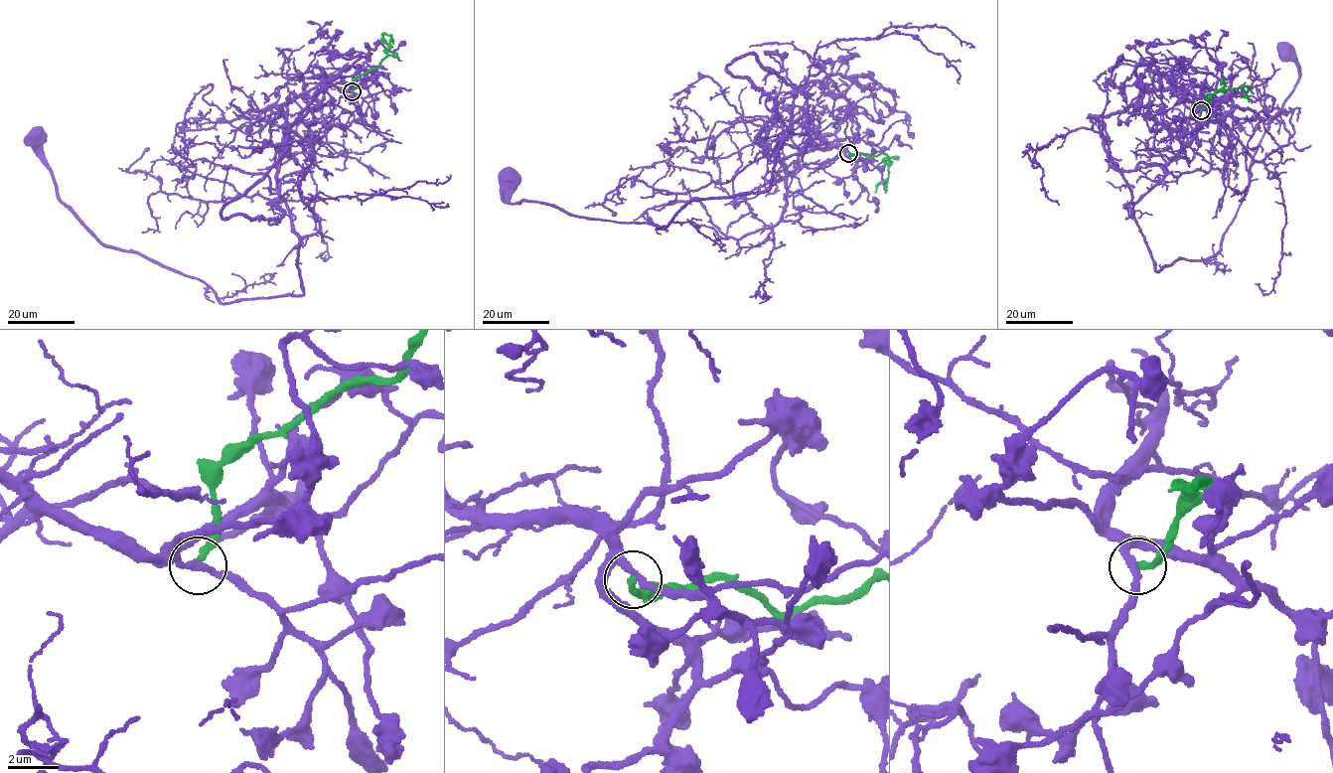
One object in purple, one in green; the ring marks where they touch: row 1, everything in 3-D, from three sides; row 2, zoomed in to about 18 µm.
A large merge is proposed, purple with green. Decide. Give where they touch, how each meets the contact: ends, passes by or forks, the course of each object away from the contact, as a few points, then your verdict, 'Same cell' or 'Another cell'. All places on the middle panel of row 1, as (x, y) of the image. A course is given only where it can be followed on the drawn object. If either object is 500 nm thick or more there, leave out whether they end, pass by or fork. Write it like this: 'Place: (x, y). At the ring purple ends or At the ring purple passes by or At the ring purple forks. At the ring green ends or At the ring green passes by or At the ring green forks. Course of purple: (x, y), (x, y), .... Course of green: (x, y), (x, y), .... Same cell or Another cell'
Place: (848, 153). At the ring purple passes by. At the ring green ends. Course of purple: (849, 153), (790, 120), (817, 80), (834, 122), (765, 146), (767, 191), (662, 228), (510, 178). Course of green: (849, 153), (870, 157), (881, 153), (888, 157), (888, 177), (878, 184), (875, 193). Another cell

